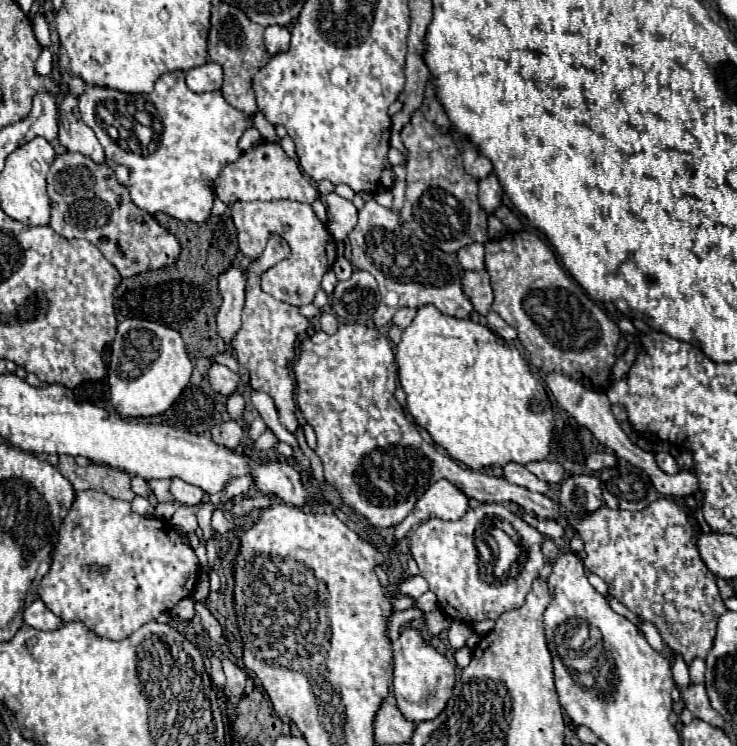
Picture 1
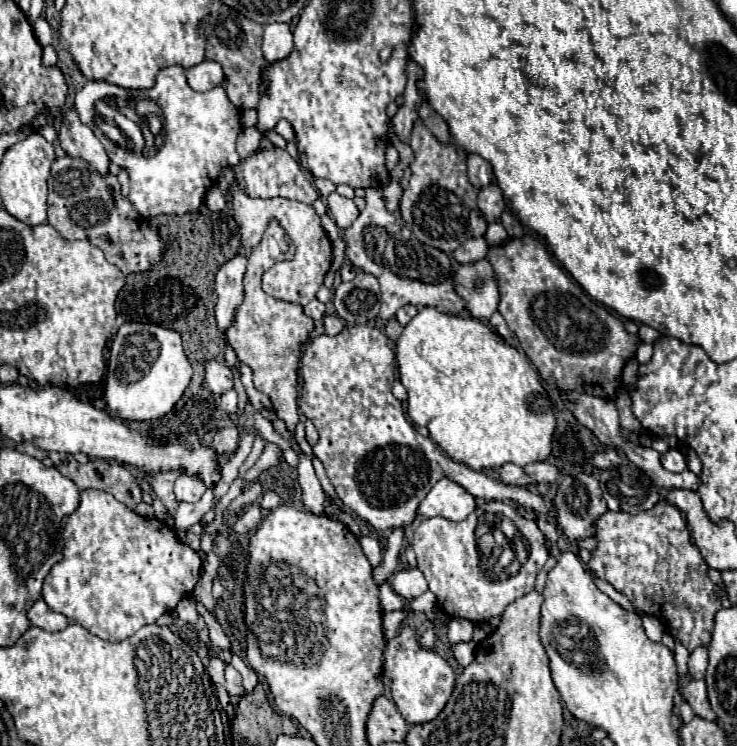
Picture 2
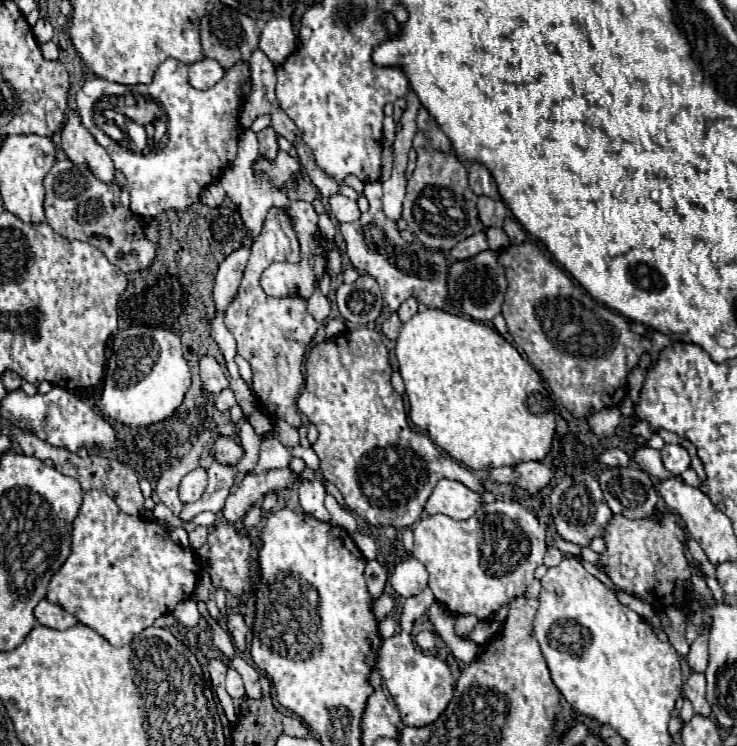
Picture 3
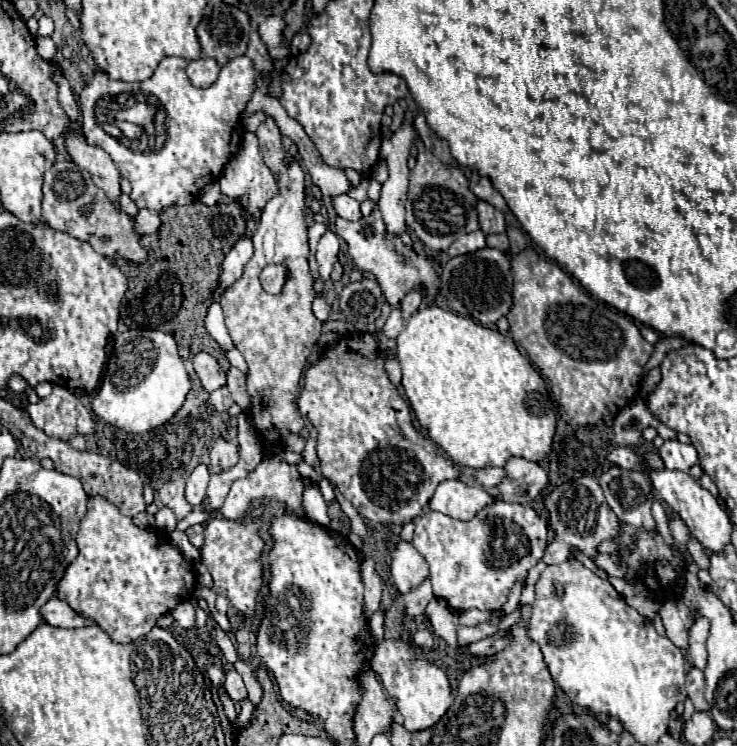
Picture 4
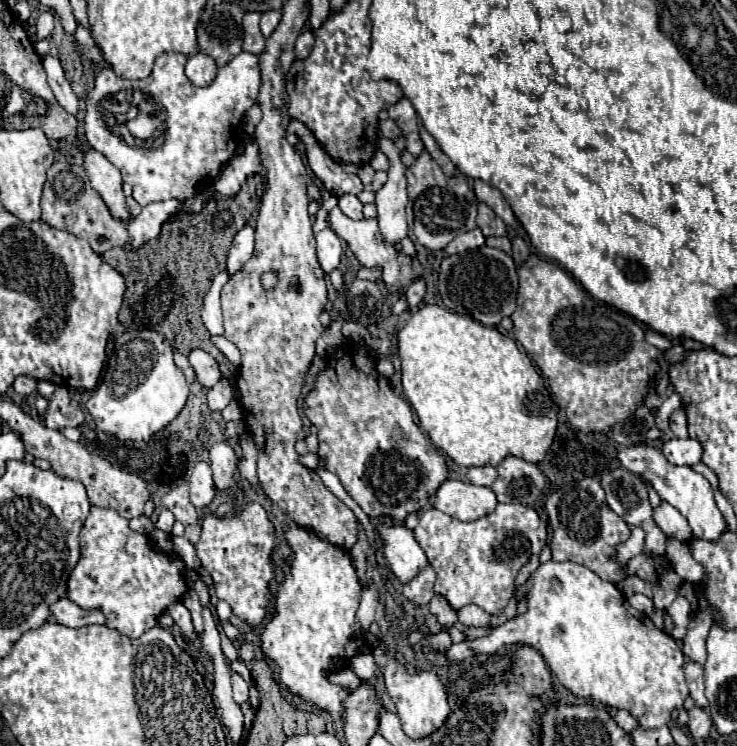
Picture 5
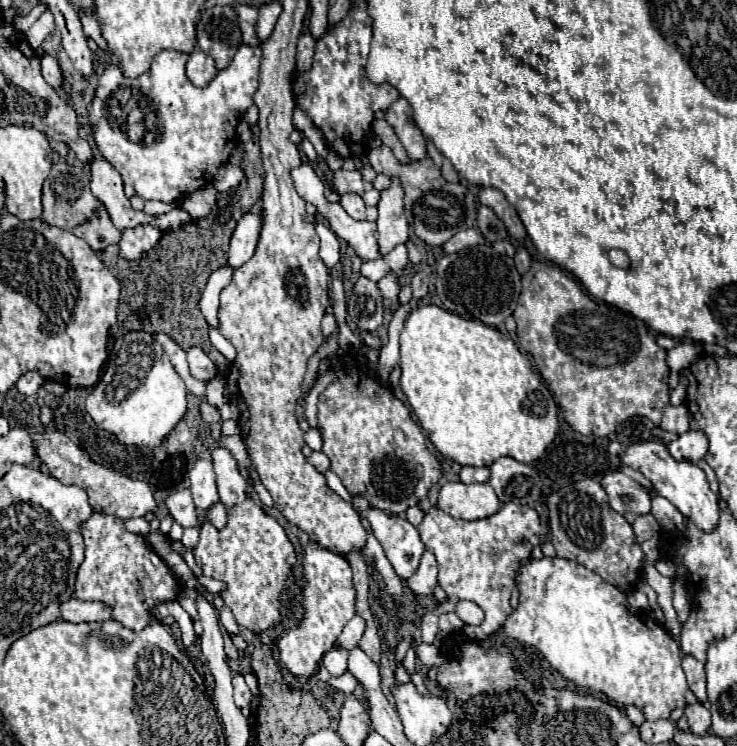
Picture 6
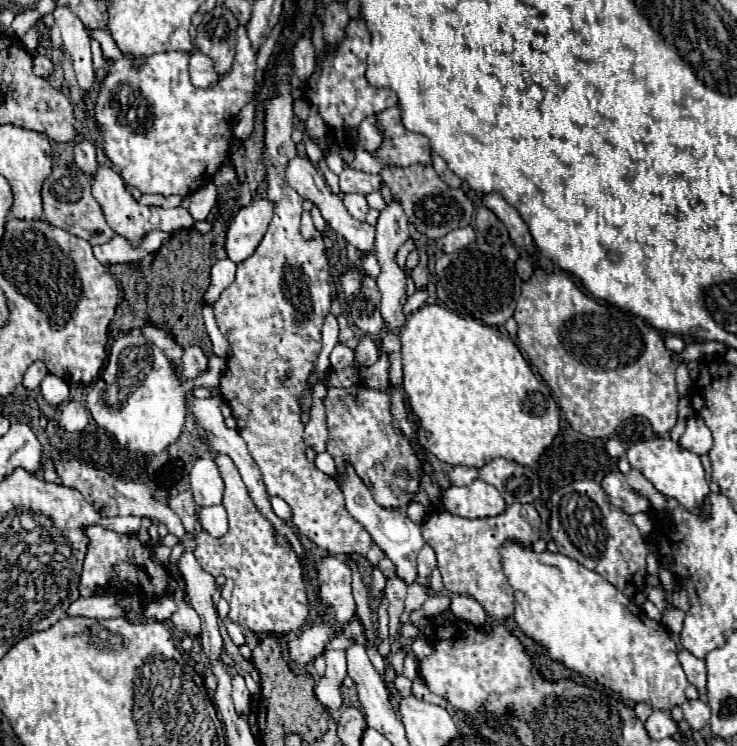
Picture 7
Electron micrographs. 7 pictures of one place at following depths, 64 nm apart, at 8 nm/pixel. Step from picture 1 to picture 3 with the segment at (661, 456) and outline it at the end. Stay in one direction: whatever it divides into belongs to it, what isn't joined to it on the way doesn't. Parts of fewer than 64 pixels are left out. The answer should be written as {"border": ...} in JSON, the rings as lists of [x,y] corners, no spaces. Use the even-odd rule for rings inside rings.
{"border":[[[666,444],[660,454],[666,470],[670,470],[672,474],[682,474],[690,466],[690,454],[680,444]]]}

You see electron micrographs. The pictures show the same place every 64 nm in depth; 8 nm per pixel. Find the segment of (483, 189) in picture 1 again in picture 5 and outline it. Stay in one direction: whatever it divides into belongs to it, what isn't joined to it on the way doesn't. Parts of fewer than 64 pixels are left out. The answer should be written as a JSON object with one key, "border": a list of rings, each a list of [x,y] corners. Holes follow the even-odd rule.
{"border":[[[478,204],[478,218],[476,218],[478,228],[482,230],[482,234],[488,236],[506,236],[506,224],[492,212],[492,208],[488,208],[486,204]]]}

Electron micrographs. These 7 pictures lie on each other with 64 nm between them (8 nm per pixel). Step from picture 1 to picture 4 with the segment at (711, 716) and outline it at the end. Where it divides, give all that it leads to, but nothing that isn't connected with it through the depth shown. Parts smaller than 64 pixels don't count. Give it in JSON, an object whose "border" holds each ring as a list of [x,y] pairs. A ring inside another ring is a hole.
{"border":[[[690,668],[686,674],[686,690],[688,690],[688,698],[694,702],[696,710],[700,712],[708,712],[710,704],[704,698],[704,672],[698,668]]]}

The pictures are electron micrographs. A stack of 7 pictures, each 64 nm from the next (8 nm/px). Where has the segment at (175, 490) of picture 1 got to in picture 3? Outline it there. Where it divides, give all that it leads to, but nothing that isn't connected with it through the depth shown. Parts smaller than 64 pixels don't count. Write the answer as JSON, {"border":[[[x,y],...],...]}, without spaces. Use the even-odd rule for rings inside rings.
{"border":[[[198,466],[190,474],[186,474],[182,478],[182,484],[180,484],[180,500],[186,504],[200,500],[200,496],[206,490],[206,480],[208,480],[208,474],[202,466]]]}

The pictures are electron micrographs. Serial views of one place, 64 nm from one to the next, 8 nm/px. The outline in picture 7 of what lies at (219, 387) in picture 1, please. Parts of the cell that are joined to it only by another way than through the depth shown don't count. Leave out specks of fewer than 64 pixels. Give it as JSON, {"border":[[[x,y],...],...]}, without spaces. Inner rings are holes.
{"border":[[[198,346],[184,348],[184,354],[182,354],[182,374],[188,380],[200,376],[206,368],[208,368],[208,358],[204,356],[204,352]]]}

